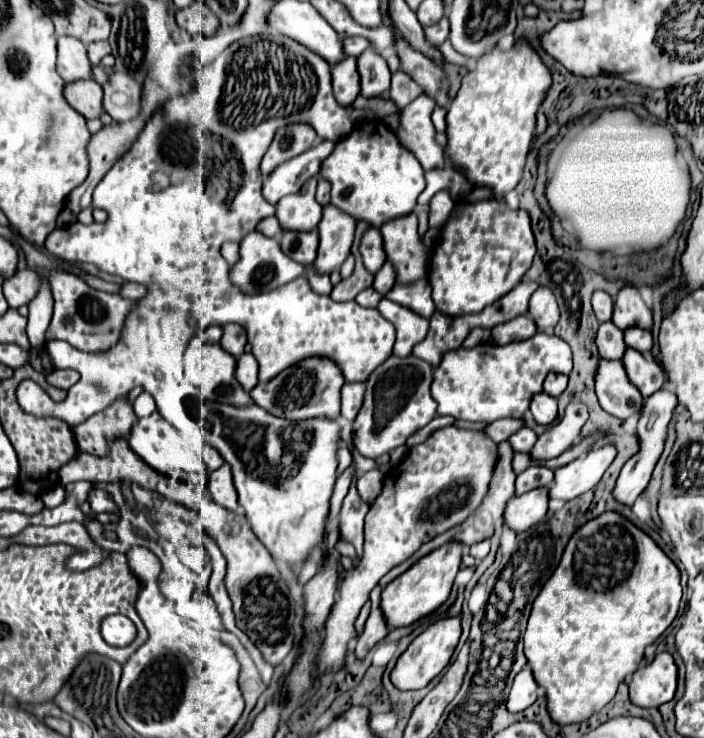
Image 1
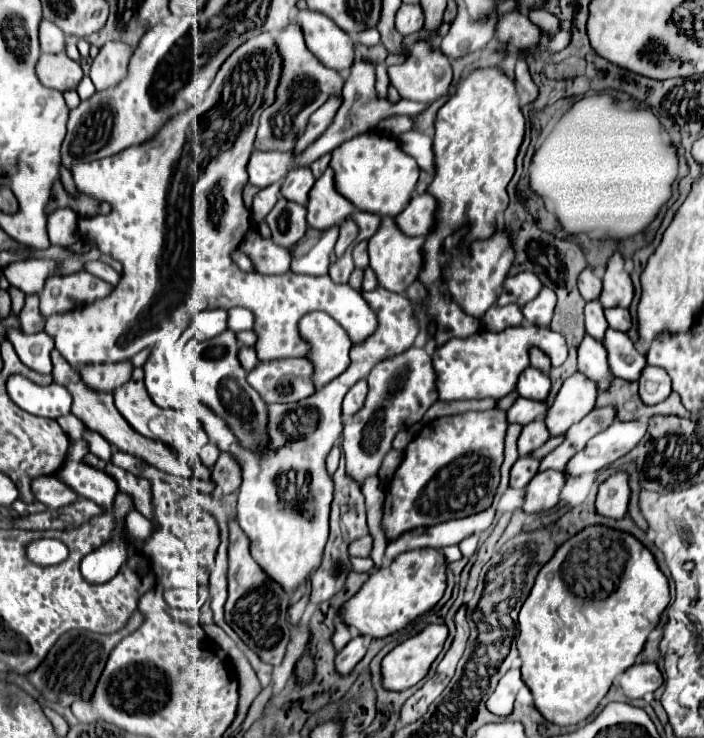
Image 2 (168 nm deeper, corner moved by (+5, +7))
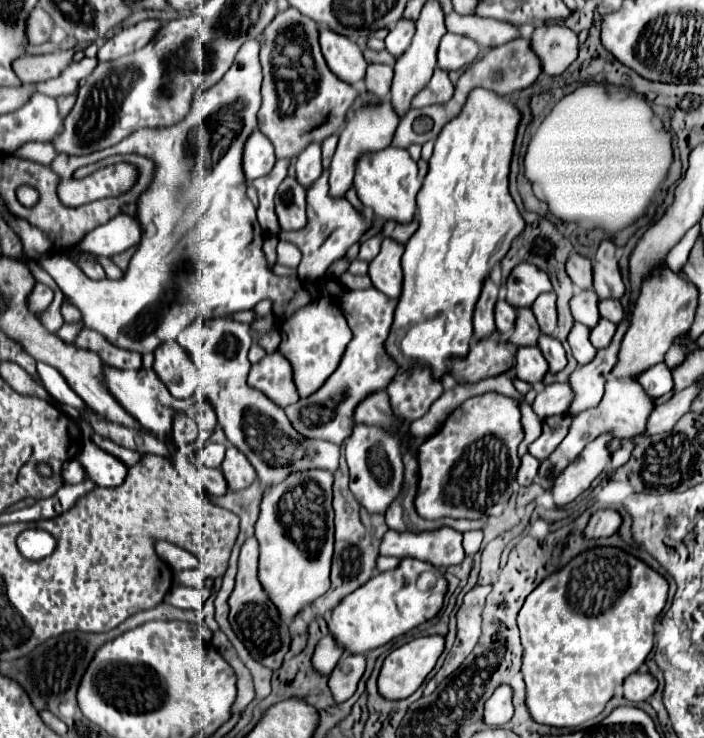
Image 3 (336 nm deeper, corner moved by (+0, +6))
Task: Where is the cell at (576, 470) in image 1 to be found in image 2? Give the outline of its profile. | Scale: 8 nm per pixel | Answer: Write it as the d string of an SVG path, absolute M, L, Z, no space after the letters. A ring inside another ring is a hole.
M614 422L608 430L596 434L572 462L568 462L568 476L596 474L602 468L608 468L618 458L626 456L638 442L644 438L648 422Z

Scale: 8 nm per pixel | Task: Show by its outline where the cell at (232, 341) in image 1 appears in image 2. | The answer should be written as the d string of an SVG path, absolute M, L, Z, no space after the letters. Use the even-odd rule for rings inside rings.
M232 308L228 310L228 328L234 332L252 330L254 328L254 314L246 308Z

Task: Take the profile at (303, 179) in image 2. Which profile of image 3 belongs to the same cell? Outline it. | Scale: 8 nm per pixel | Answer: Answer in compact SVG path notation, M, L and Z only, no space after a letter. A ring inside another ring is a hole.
M309 143L295 159L295 169L297 169L297 181L309 189L323 173L321 167L321 145L319 143Z

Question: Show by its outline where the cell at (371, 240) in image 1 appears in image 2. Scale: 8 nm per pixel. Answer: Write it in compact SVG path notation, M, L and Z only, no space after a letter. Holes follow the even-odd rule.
M366 240L356 244L356 248L352 252L352 258L354 258L356 268L366 268L368 266L368 242Z

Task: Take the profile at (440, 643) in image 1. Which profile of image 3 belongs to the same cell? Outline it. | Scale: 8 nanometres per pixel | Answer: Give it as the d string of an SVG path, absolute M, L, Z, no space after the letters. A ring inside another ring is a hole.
M427 635L427 637L417 637L401 647L397 647L395 651L391 651L381 667L379 673L379 693L385 699L403 699L409 697L411 693L415 693L419 689L419 685L425 681L425 677L433 671L437 659L441 657L445 649L445 637L443 635Z

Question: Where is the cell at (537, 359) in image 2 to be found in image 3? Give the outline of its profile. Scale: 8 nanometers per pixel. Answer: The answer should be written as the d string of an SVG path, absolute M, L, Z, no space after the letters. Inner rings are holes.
M517 309L517 323L515 323L515 333L511 335L511 343L517 347L537 347L541 329L531 313L531 309Z

